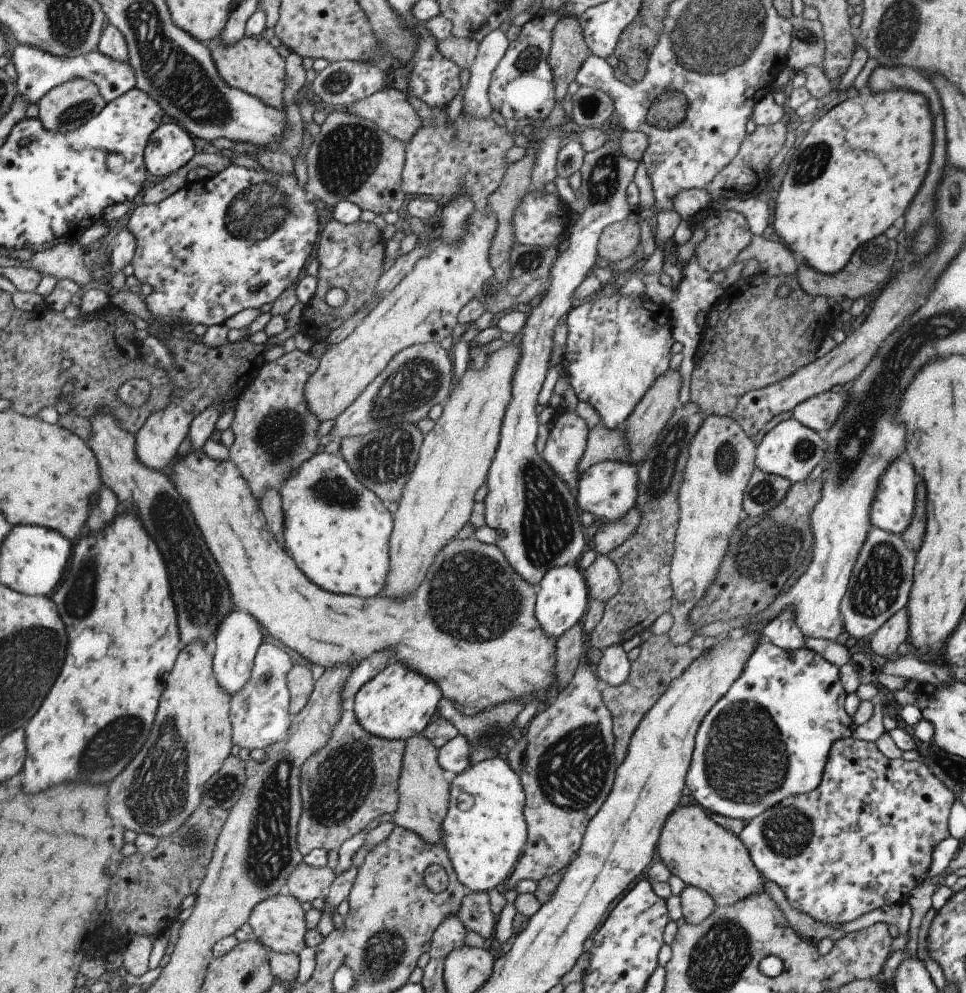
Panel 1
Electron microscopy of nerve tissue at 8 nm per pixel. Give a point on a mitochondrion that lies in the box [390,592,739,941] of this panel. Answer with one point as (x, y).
(572, 772)

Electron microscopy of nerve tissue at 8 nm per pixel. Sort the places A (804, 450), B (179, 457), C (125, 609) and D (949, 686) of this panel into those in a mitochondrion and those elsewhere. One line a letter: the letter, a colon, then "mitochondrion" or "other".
A: mitochondrion
B: other
C: other
D: other

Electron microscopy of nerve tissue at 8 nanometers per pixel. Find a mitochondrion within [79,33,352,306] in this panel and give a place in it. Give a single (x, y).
(265, 205)

